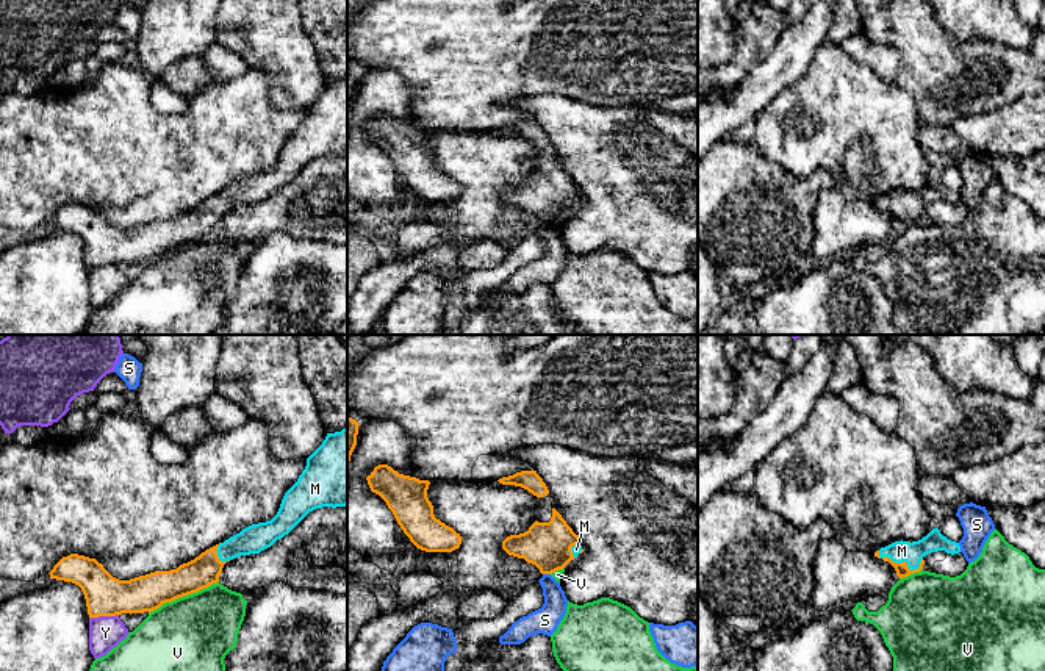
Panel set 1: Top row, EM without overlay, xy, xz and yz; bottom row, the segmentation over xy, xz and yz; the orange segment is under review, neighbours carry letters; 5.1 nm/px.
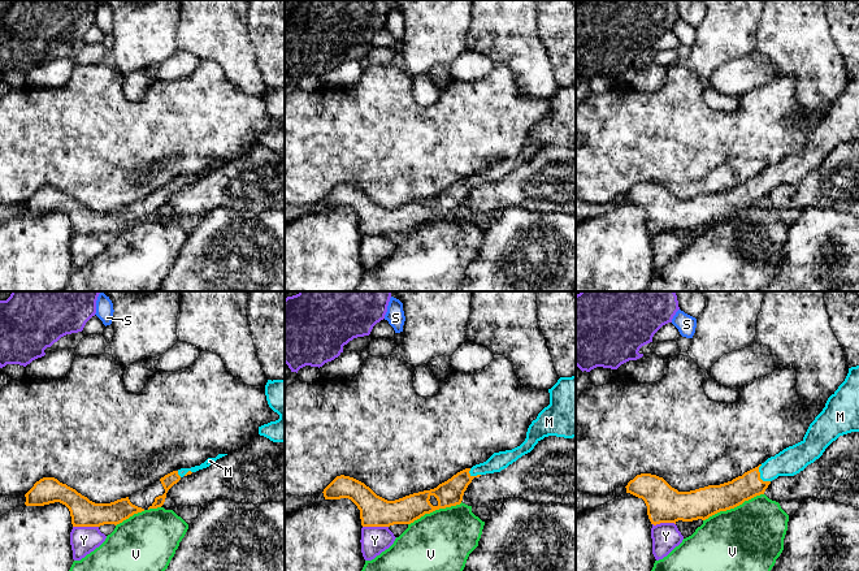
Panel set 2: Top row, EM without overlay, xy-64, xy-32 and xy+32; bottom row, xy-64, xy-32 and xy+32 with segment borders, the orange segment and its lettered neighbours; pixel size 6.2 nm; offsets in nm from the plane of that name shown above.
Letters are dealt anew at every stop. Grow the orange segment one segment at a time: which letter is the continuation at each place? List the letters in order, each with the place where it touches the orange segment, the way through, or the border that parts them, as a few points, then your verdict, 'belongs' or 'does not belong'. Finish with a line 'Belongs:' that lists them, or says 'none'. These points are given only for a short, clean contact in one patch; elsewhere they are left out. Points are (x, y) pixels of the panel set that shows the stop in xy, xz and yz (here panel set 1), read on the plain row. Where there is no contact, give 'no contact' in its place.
M: yz (900, 213) | across yz (901, 219), (900, 213), (901, 200) | belongs
S: xz (546, 222) | along xz (543, 222), (549, 224) | does not belong
V: xy (183, 244) | does not belong
Y: xy (104, 265) | along xy (118, 265), (89, 268) | does not belong
Belongs: M

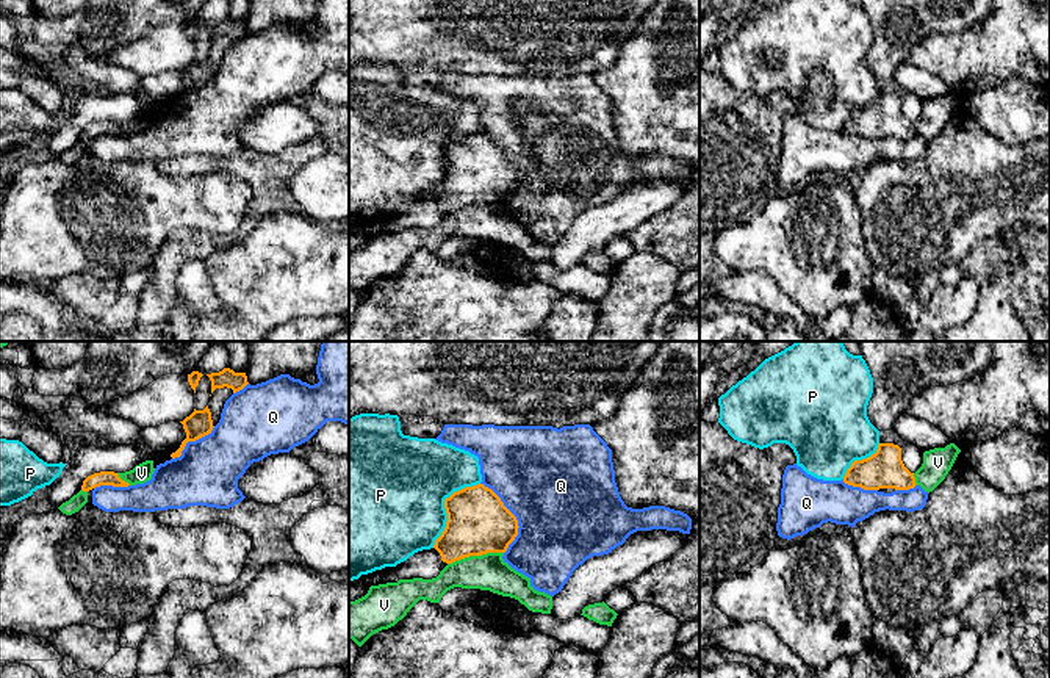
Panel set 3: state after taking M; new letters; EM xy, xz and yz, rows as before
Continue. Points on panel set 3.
P: xz (445, 155) | does not belong
Q: xz (515, 166) | does not belong
V: xz (474, 204) | does not belong
Belongs: none

